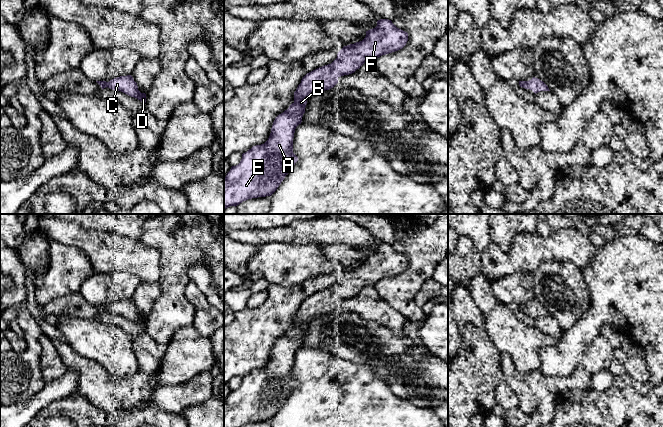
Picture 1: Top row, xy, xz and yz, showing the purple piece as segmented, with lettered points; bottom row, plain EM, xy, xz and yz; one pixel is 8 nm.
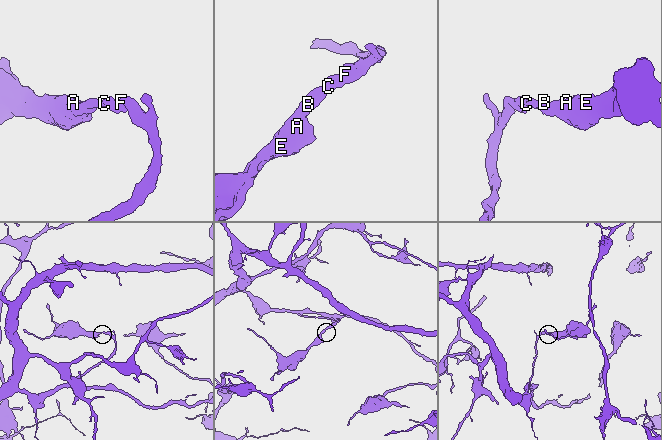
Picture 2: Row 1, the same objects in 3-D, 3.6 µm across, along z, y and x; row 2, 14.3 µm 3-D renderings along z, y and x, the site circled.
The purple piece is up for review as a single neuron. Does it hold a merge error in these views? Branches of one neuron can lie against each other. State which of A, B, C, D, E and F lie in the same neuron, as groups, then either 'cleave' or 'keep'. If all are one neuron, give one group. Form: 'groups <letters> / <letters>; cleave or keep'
groups A B C D E F; keep

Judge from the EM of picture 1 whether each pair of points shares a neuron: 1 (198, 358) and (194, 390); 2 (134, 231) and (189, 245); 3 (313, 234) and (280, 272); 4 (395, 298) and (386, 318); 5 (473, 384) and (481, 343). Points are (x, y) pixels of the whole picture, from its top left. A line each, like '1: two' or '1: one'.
1: two
2: two
3: two
4: two
5: one

